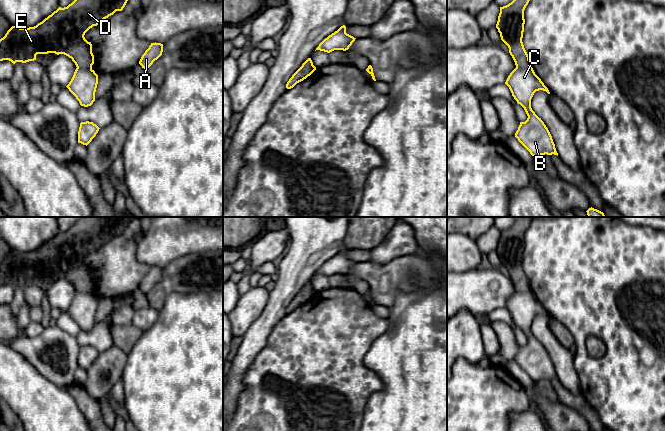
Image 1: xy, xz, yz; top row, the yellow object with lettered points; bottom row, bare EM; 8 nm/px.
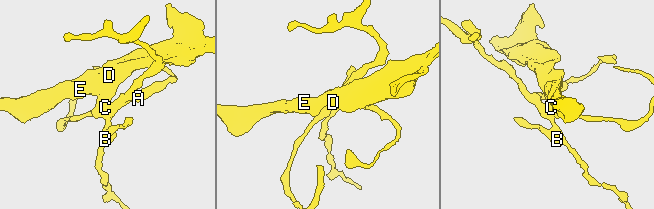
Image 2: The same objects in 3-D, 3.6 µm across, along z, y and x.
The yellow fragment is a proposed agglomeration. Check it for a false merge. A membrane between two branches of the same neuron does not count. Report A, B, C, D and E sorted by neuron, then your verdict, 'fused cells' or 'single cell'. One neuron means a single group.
groups A B C / D E; fused cells

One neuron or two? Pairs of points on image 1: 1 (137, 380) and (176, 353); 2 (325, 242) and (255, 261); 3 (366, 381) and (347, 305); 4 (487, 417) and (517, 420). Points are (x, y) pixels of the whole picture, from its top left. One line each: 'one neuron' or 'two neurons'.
1: one neuron
2: two neurons
3: one neuron
4: two neurons

